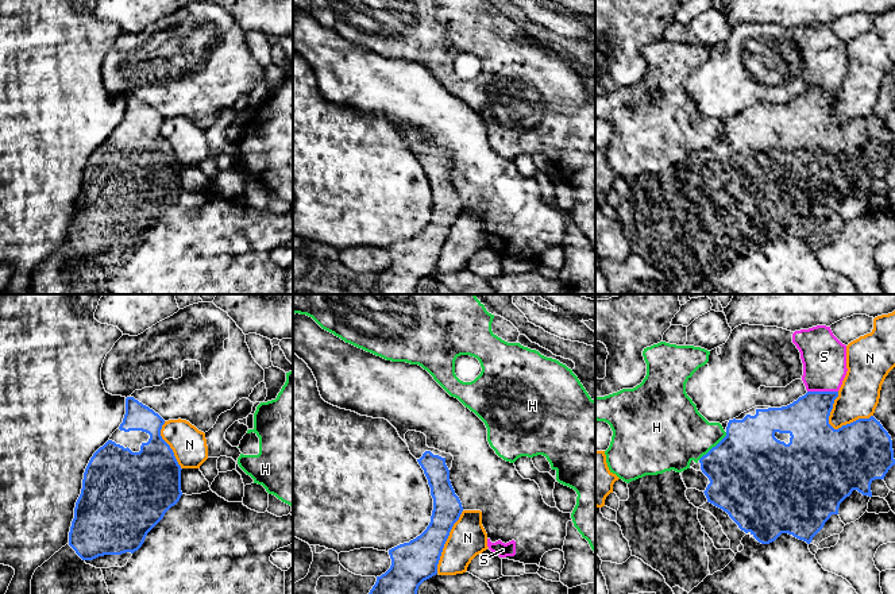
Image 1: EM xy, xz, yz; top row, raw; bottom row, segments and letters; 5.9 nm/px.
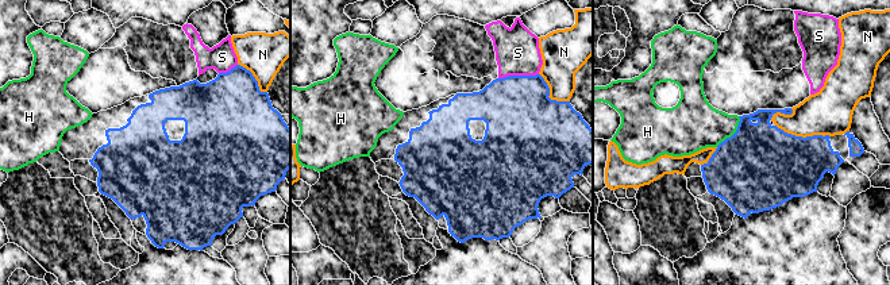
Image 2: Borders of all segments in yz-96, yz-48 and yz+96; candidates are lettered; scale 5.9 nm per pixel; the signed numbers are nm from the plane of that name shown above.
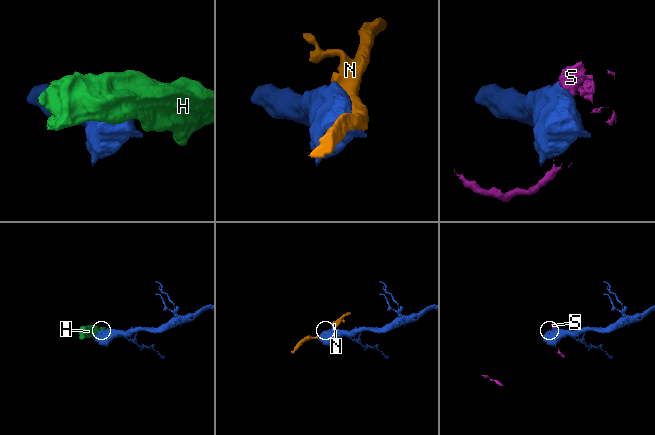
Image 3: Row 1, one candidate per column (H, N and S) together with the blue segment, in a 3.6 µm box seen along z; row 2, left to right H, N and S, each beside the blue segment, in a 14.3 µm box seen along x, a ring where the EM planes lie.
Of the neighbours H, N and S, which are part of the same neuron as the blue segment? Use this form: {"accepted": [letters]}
{"accepted": []}

